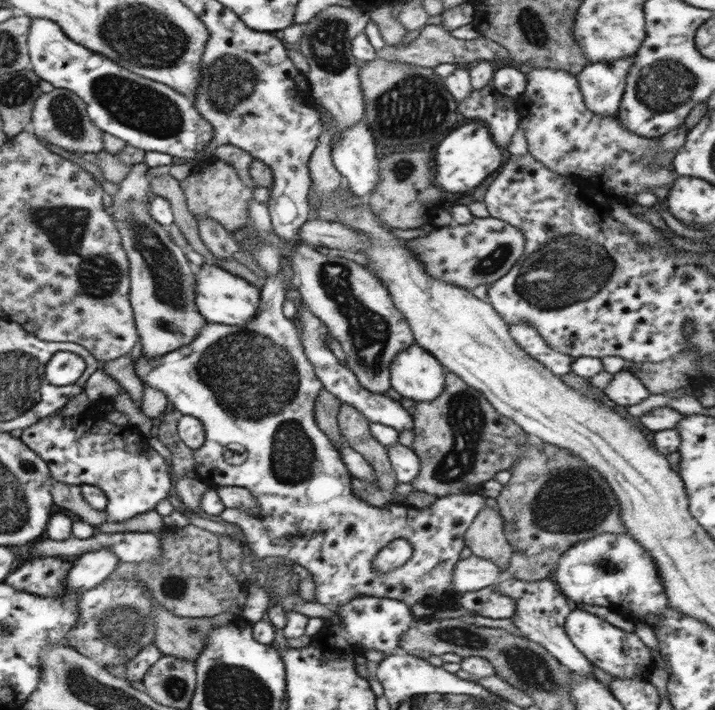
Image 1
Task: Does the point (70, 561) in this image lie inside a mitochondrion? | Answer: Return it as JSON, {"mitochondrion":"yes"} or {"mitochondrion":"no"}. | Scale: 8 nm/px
{"mitochondrion":"no"}

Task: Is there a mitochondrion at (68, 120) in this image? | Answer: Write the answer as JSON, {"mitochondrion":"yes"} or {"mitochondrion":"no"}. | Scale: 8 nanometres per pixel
{"mitochondrion":"yes"}

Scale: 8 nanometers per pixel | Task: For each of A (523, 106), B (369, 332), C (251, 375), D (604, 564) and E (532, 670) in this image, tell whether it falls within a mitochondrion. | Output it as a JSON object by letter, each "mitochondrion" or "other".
{"A":"other","B":"mitochondrion","C":"mitochondrion","D":"mitochondrion","E":"mitochondrion"}

